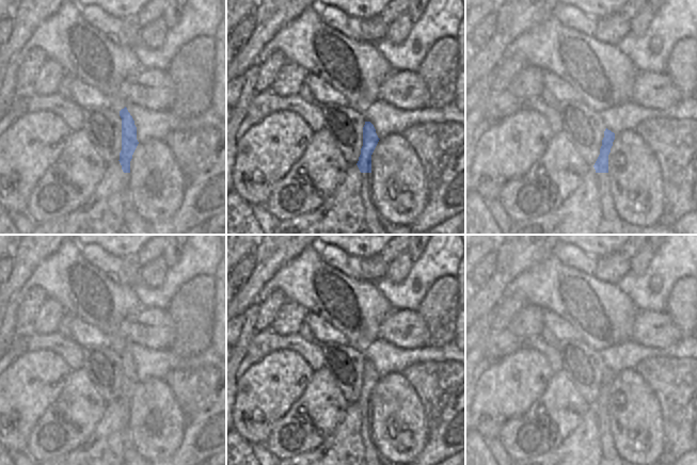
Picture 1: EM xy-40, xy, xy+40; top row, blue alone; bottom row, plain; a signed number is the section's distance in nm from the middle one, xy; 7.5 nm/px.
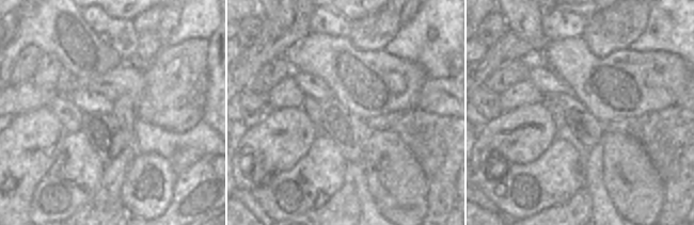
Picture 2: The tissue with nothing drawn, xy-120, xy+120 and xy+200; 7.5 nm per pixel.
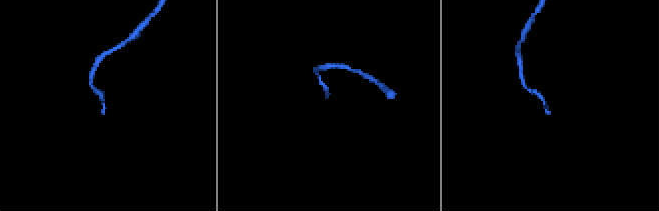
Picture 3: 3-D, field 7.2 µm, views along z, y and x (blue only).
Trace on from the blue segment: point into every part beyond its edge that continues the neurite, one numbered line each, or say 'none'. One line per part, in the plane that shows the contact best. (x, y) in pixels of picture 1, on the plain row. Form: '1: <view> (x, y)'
1: xy+40 (610, 454)

